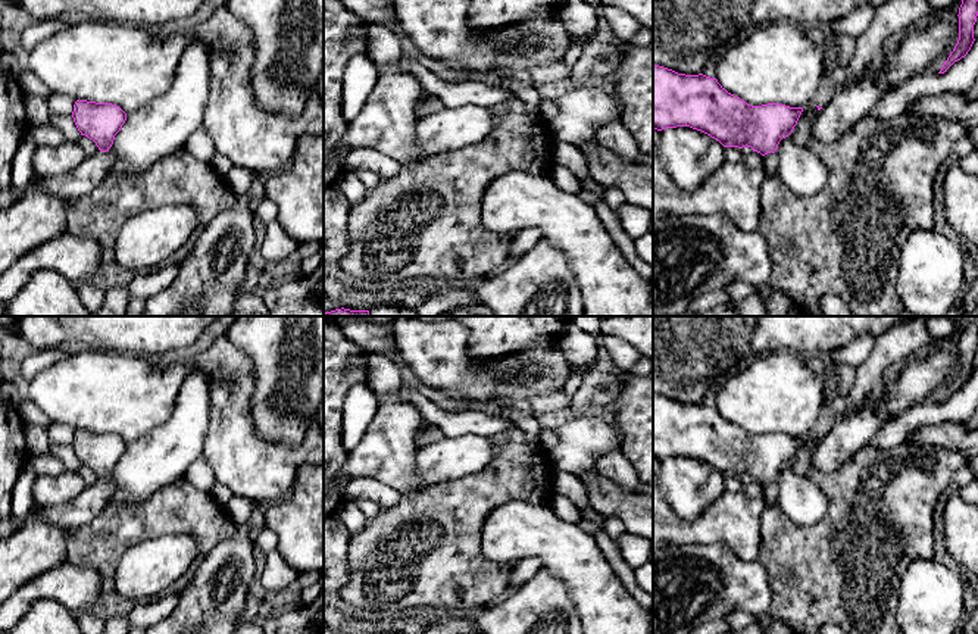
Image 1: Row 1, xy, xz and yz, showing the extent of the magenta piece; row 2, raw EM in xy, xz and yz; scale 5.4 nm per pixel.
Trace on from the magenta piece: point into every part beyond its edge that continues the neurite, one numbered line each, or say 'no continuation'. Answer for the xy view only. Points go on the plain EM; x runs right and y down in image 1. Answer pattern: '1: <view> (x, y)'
1: xy (83, 509)

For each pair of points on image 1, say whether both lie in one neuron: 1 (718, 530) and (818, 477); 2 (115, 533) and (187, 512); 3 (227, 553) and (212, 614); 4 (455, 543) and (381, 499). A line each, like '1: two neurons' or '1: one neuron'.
1: two neurons
2: one neuron
3: one neuron
4: two neurons

